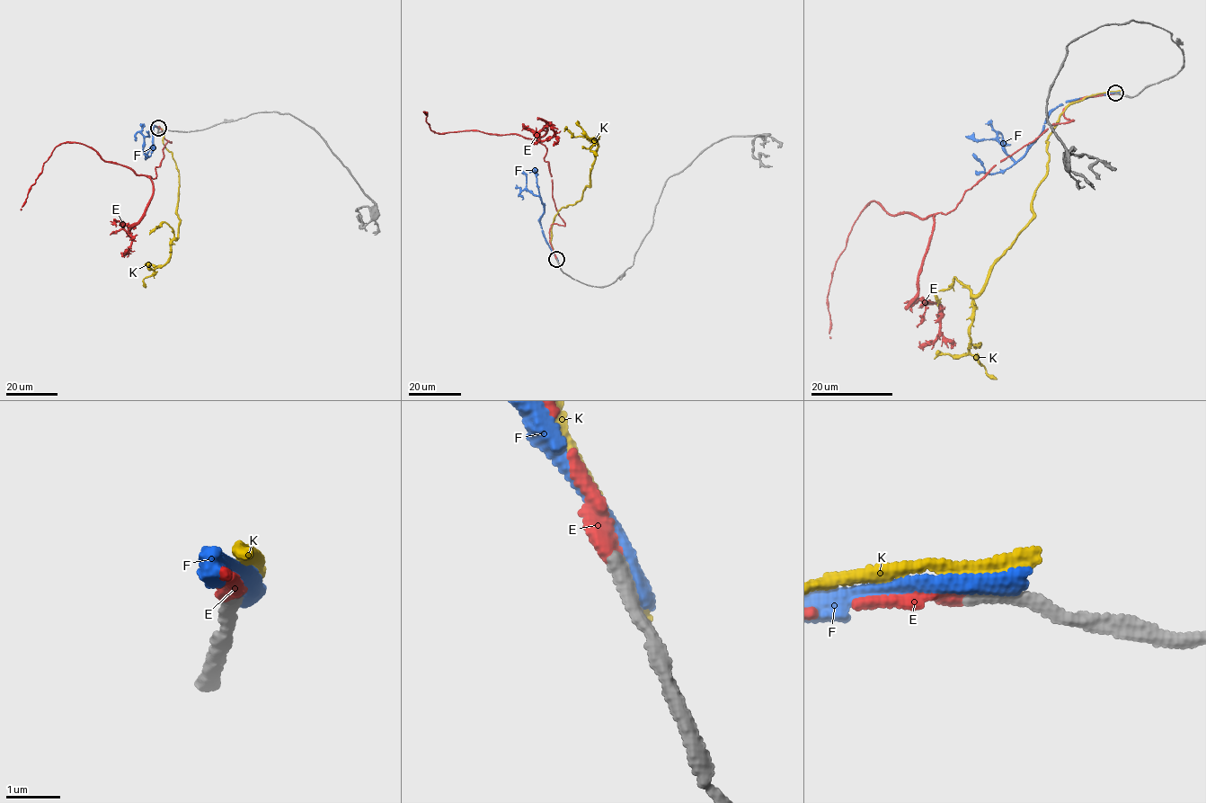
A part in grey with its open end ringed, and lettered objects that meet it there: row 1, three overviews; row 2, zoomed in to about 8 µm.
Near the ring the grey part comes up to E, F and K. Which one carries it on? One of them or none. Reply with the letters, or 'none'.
E

